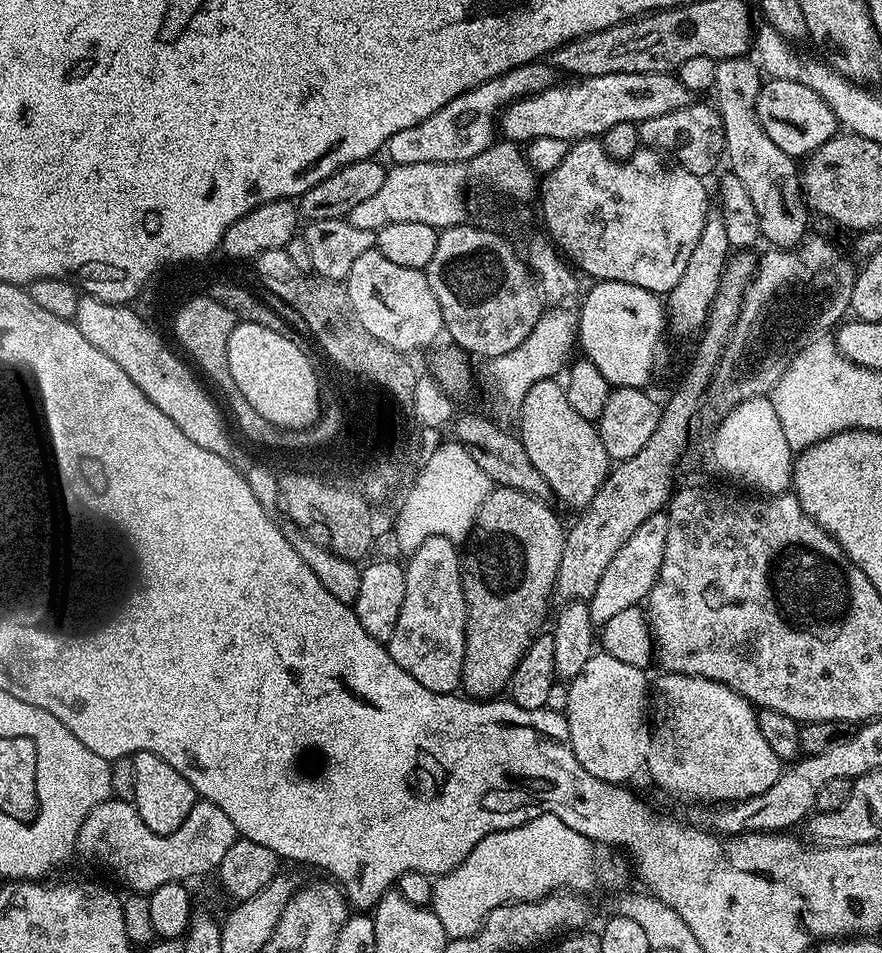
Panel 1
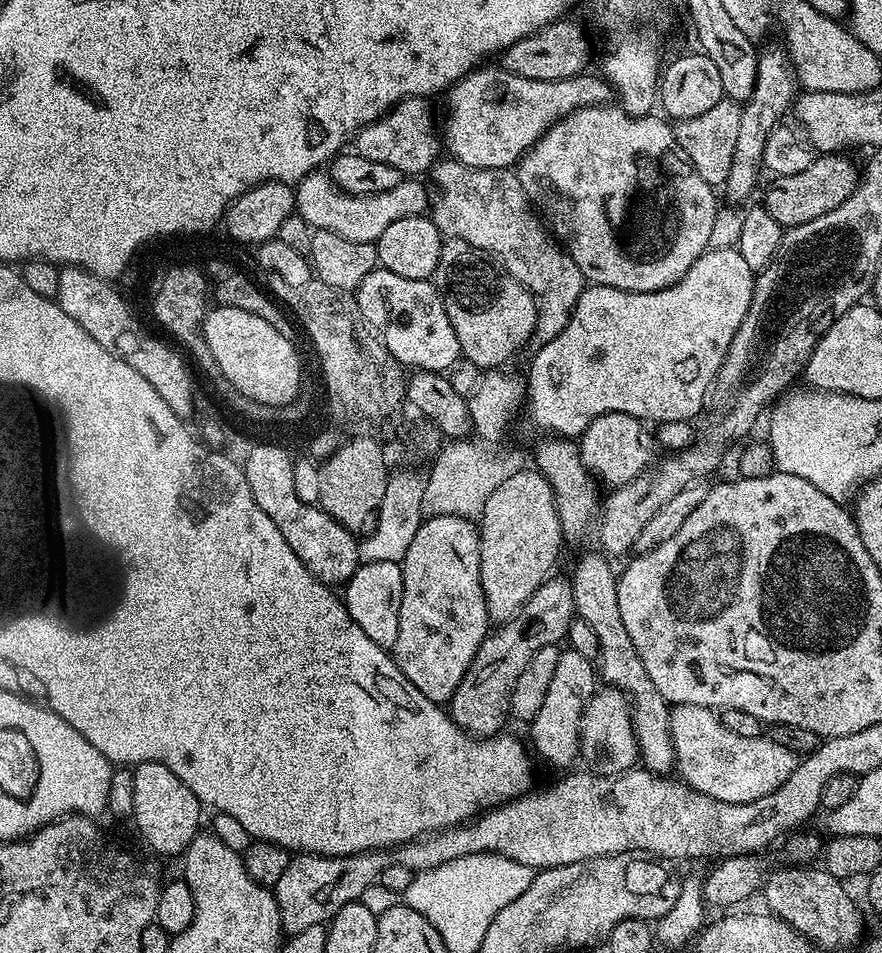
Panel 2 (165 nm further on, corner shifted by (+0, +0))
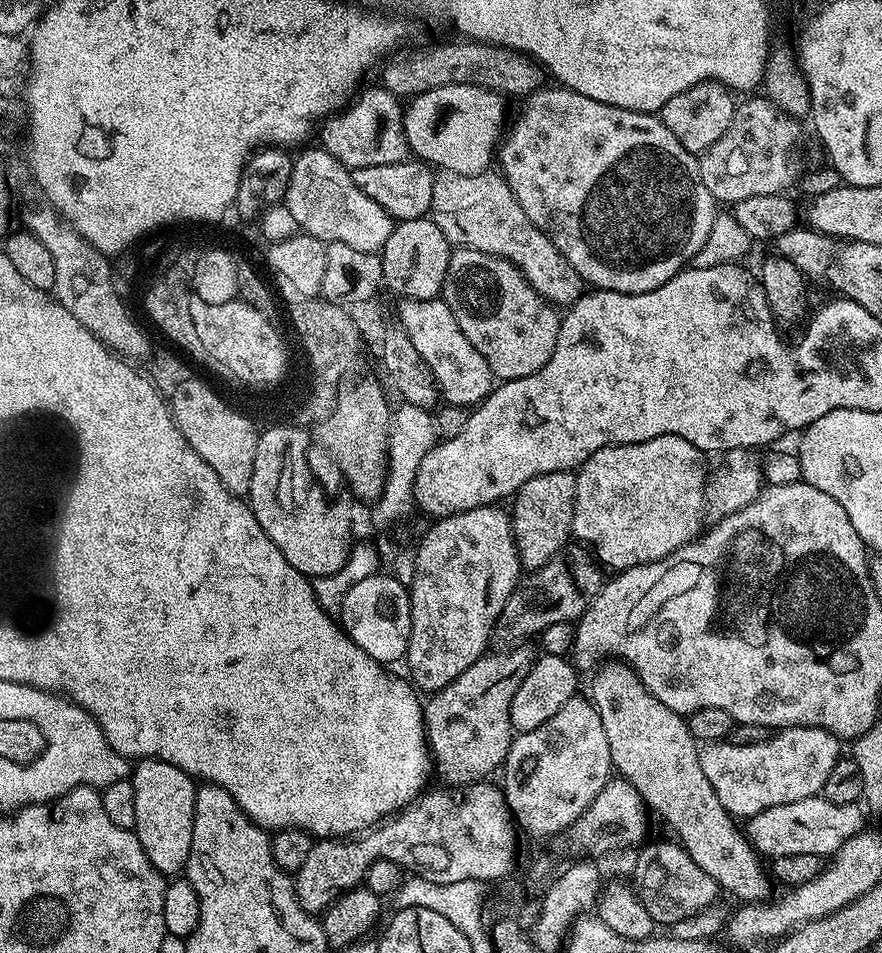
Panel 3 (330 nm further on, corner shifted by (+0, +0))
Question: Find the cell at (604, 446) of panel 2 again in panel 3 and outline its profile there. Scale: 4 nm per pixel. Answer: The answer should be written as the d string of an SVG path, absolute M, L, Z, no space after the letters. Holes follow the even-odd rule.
M659 436L637 444L611 444L598 450L575 473L572 536L580 539L577 541L587 546L605 569L613 568L611 571L616 574L666 558L701 535L700 523L704 520L704 512L706 516L704 460L705 453L690 446L690 442L681 436Z

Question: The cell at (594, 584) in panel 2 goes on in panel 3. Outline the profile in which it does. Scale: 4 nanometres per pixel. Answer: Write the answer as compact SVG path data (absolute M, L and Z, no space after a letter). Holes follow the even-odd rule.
M623 662L601 663L592 678L590 699L606 729L613 769L638 790L655 815L657 812L672 827L680 847L714 878L717 889L725 888L730 895L737 896L737 901L746 904L767 901L773 895L773 881L765 865L764 868L760 865L760 853L752 847L747 835L736 829L737 821L718 802L714 786L702 774L700 748L690 734L687 719L658 702Z

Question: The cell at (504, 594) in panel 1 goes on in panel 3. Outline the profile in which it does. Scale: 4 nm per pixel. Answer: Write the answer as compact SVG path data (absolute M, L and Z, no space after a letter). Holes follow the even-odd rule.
M551 472L538 478L530 478L521 486L511 501L510 515L512 533L516 539L516 553L520 555L520 563L525 569L535 570L546 562L550 562L569 543L572 536L572 519L574 518L574 502L576 501L576 478L572 472Z

